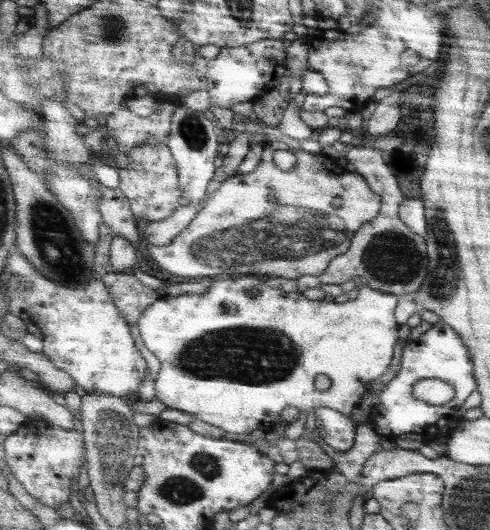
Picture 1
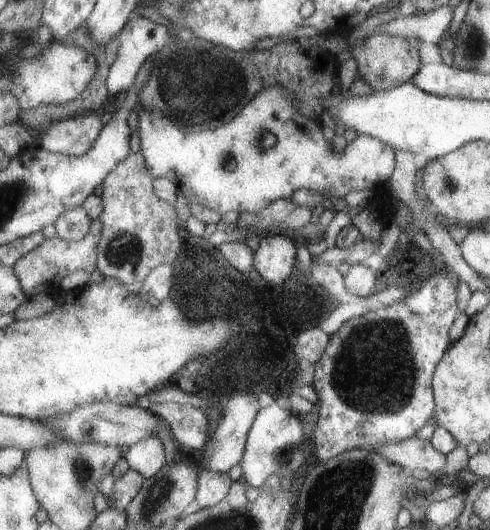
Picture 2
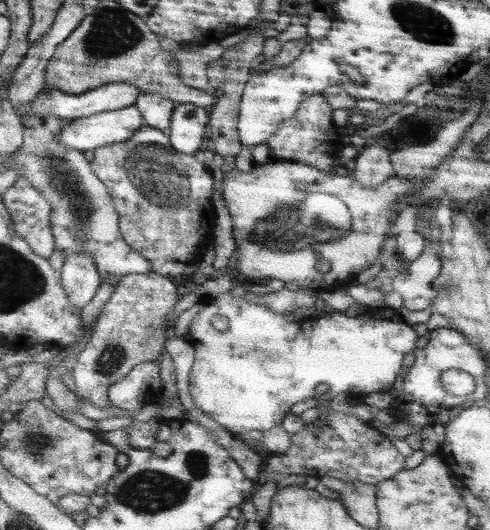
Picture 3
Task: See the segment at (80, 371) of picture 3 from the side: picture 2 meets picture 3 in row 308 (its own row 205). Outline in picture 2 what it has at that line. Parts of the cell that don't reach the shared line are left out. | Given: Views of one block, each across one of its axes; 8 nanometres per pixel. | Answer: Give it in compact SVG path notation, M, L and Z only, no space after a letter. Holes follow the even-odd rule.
M142 153L128 154L128 157L109 177L103 181L102 199L104 209L100 219L103 223L102 237L98 244L98 268L105 277L119 279L123 284L144 281L157 266L175 262L181 246L179 236L179 215L173 204L159 200L153 192L154 178L149 174Z

